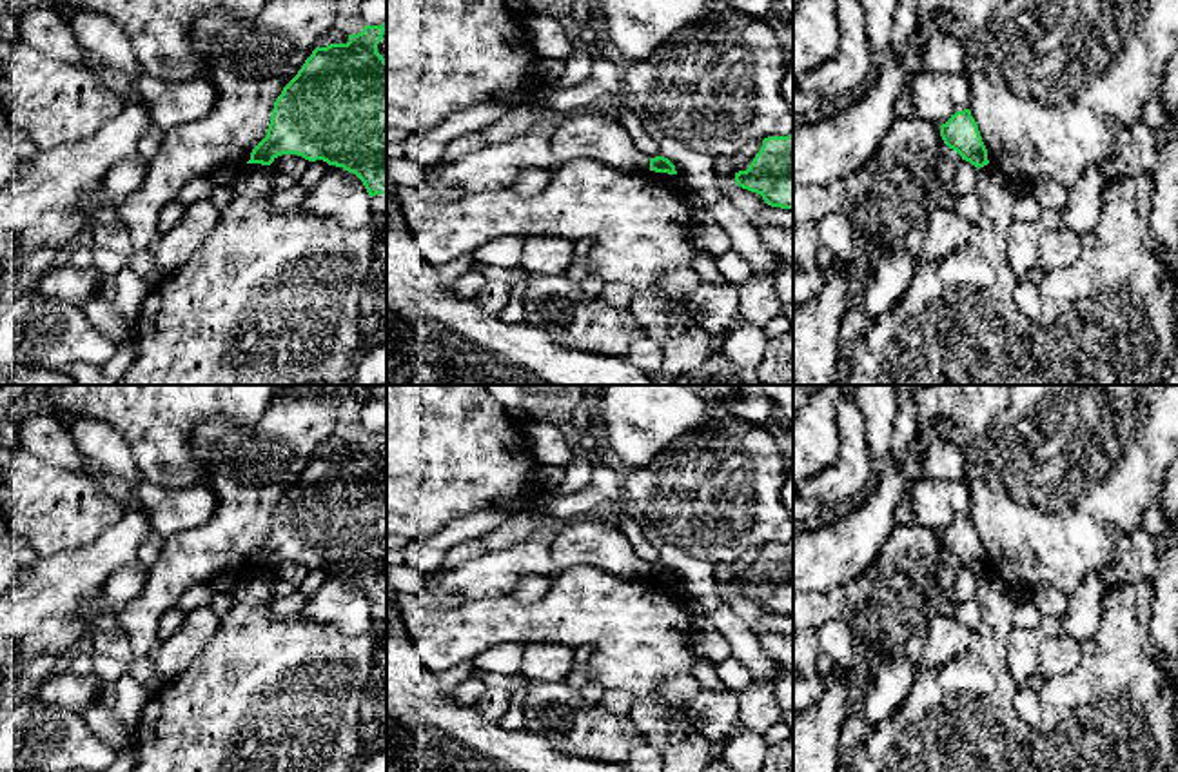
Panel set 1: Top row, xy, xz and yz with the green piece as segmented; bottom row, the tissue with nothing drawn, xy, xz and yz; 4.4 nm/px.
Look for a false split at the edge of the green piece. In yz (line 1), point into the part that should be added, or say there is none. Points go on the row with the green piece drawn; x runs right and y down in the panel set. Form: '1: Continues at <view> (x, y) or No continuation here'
1: No continuation here

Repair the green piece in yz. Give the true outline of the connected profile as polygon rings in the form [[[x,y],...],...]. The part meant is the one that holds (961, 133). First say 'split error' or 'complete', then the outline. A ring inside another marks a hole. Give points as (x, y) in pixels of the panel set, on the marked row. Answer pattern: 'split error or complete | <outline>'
complete | [[[969,109],[951,114],[951,118],[940,125],[940,136],[949,149],[957,151],[962,160],[977,169],[989,163],[987,149]]]

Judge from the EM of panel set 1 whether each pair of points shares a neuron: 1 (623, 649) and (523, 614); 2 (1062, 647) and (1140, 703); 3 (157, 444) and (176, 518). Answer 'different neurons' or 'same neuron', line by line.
1: same neuron
2: different neurons
3: different neurons

